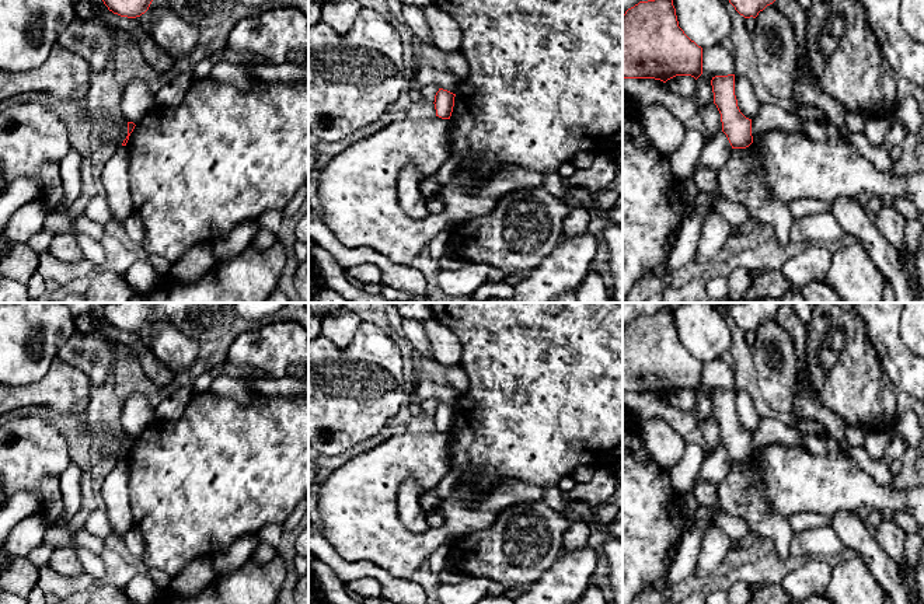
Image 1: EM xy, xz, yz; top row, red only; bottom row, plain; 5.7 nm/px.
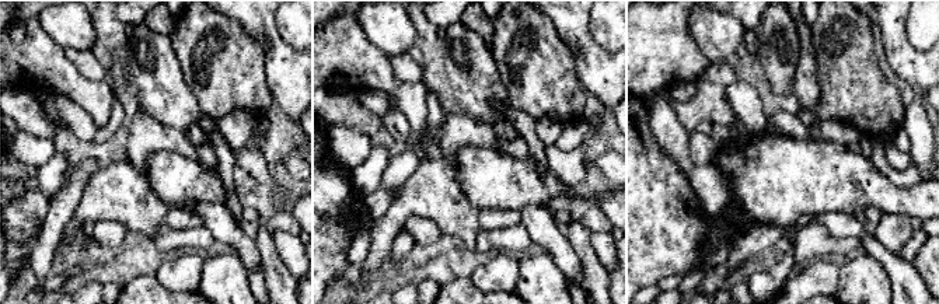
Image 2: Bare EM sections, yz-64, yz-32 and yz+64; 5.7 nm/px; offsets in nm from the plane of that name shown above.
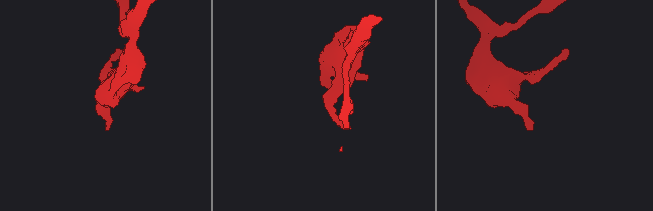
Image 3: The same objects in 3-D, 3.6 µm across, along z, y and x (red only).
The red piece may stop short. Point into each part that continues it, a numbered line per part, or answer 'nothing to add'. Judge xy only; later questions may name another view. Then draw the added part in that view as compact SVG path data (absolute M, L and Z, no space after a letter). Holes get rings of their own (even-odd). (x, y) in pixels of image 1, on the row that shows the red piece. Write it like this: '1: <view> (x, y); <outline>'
nothing to add

